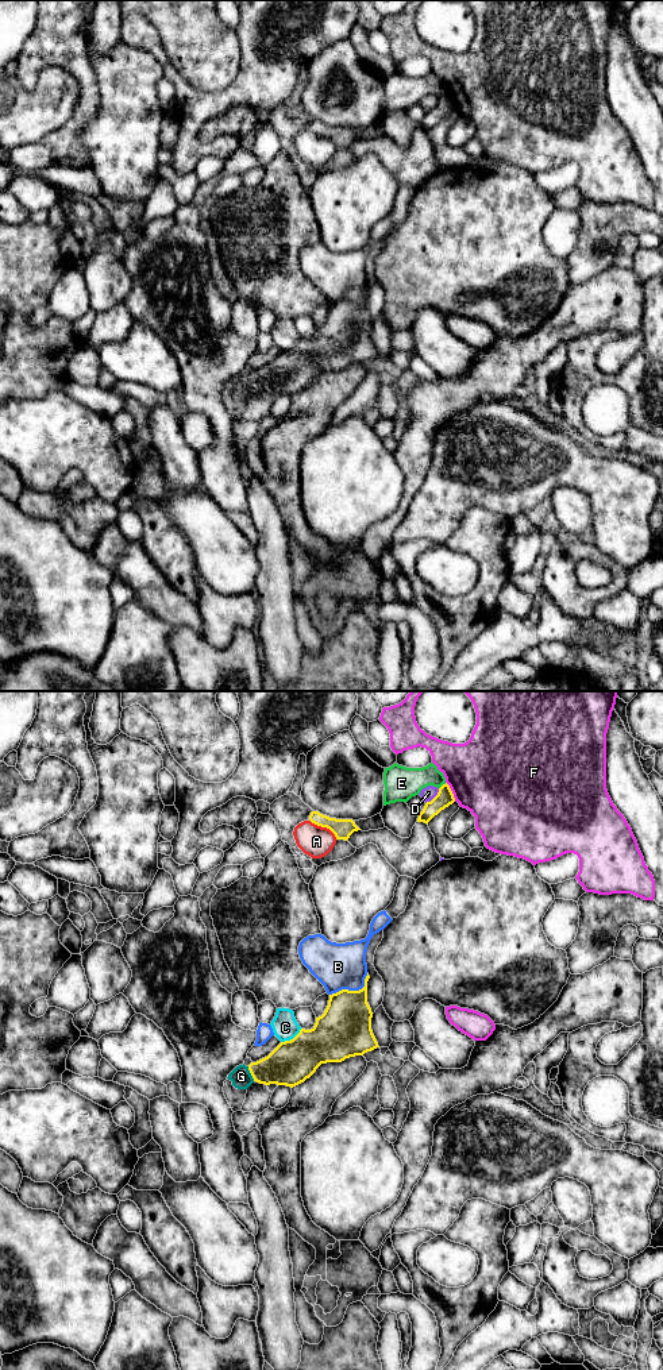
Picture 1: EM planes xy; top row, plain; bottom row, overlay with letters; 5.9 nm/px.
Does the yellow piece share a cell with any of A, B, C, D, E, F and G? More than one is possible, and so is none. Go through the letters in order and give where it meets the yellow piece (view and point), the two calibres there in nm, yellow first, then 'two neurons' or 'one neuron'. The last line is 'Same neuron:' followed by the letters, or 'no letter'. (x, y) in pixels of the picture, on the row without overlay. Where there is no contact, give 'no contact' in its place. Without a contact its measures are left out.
A: xy (324, 135) | 120/190 nm | two neurons
B: xy (353, 300) | 320/280 nm | two neurons
C: xy (290, 348) | 280/160 nm | two neurons
D: xy (435, 105) | 100/80 nm | two neurons
E: xy (442, 95) | 100/200 nm | two neurons
F: xy (451, 100) | 100/480 nm | two neurons
G: xy (250, 381) | 260/120 nm | one neuron
Same neuron: G

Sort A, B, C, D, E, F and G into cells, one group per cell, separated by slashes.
A / B / C / D / E / F / G

